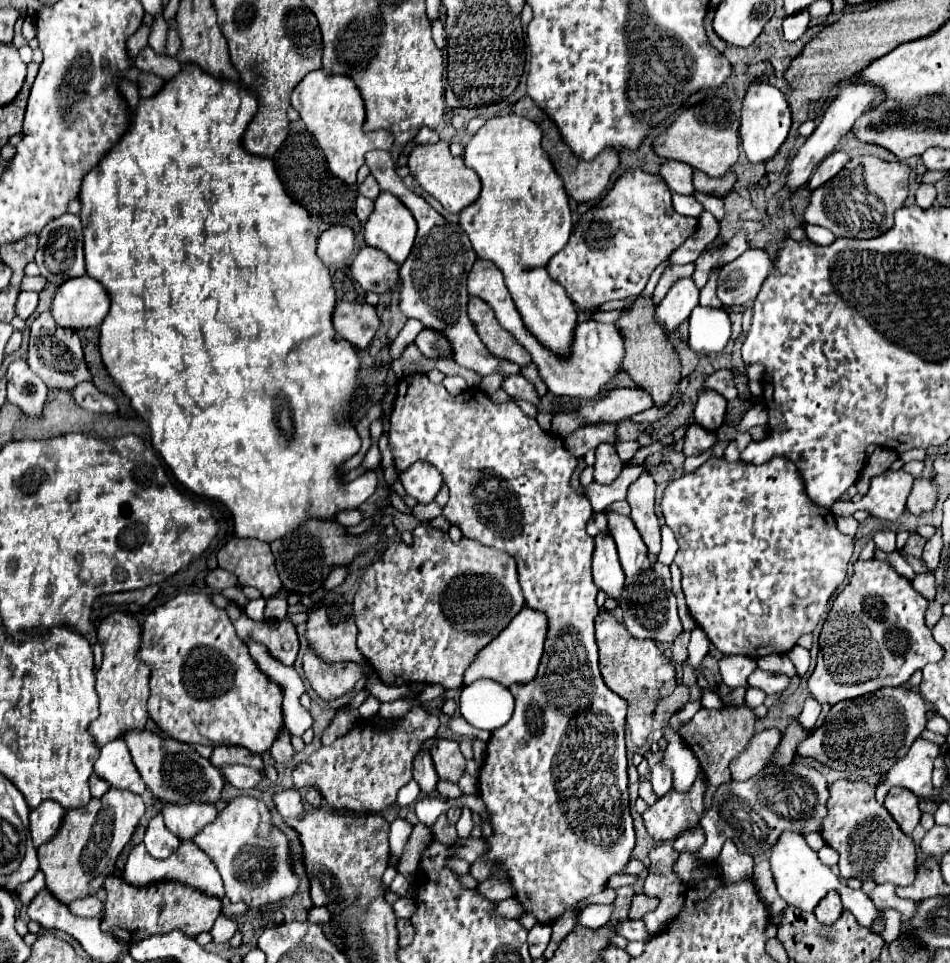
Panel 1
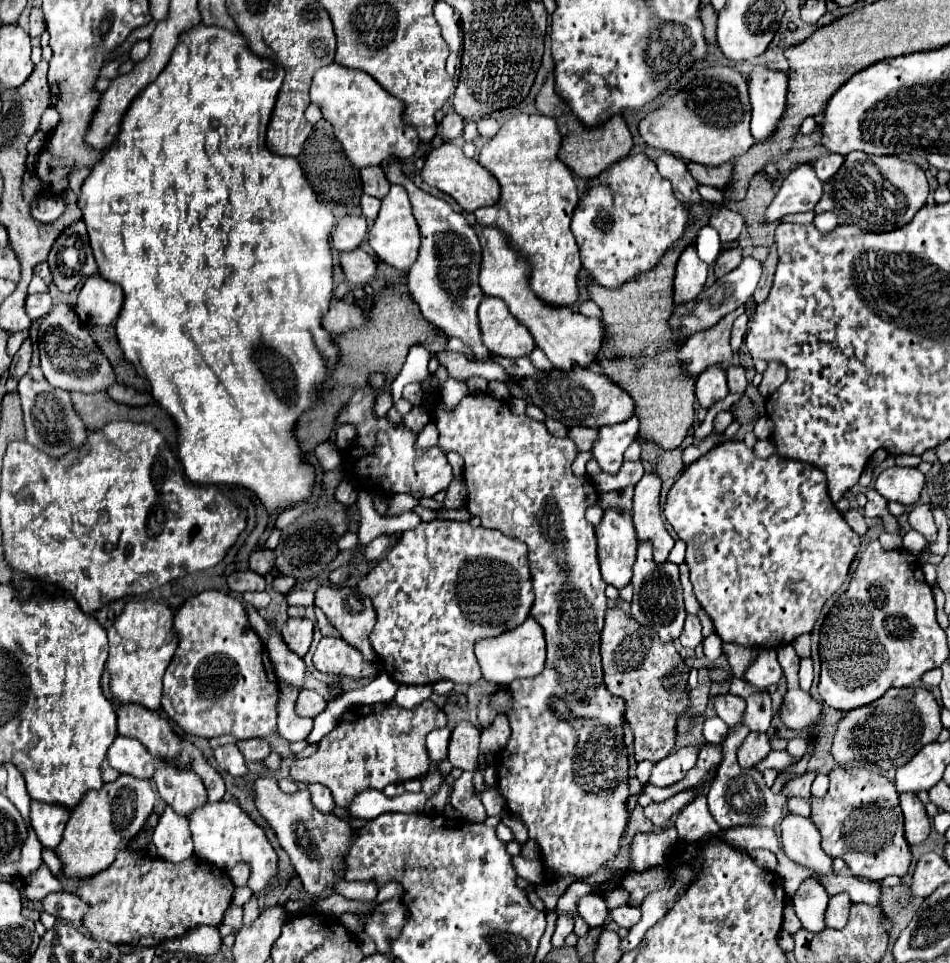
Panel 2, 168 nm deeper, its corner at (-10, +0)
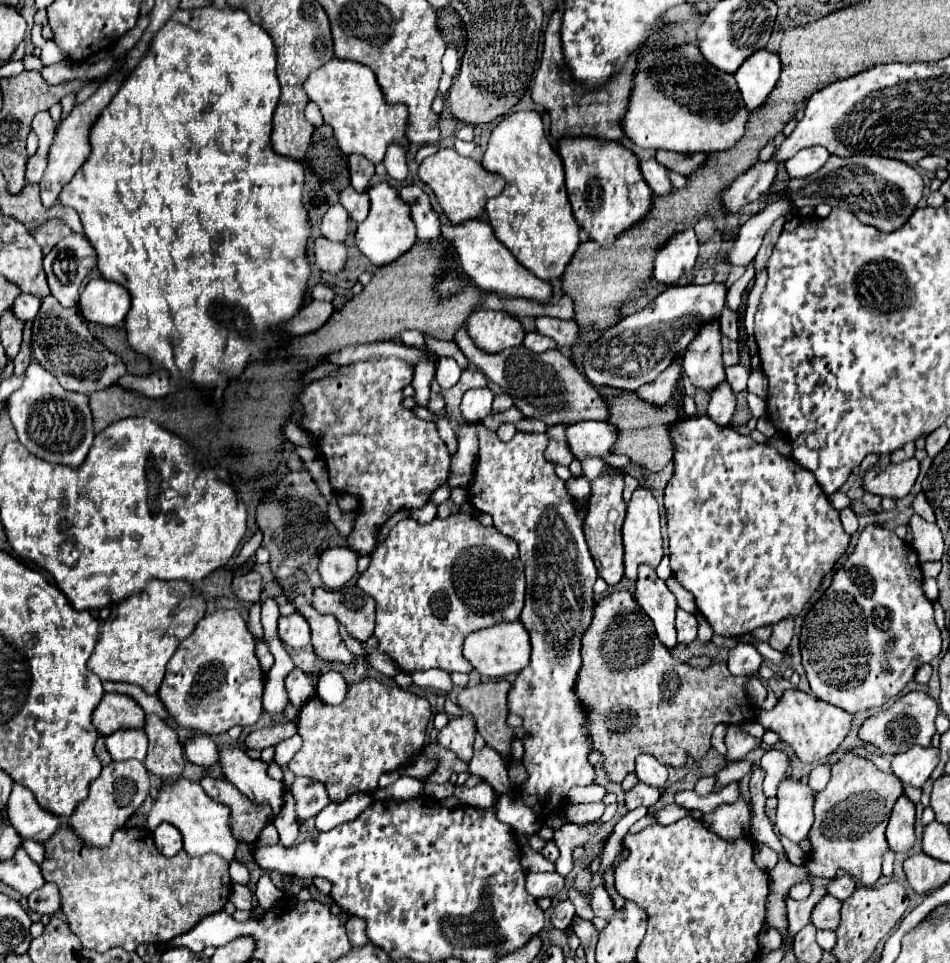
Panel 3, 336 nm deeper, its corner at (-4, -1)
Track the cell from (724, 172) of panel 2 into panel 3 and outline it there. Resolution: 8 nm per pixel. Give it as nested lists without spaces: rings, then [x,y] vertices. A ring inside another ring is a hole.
[[[657,150],[655,158],[657,158],[657,162],[661,162],[663,166],[667,166],[669,170],[673,170],[681,176],[689,176],[689,174],[697,172],[707,162],[707,154],[673,154],[667,150]]]

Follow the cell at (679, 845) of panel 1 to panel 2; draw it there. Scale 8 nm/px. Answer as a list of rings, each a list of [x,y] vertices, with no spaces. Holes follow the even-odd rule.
[[[703,793],[687,803],[687,809],[679,813],[675,827],[681,841],[701,841],[719,835],[721,831],[707,809],[707,797]]]

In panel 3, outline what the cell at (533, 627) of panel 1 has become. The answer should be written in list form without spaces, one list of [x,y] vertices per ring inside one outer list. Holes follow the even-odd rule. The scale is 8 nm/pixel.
[[[501,622],[491,628],[477,630],[465,638],[463,656],[485,678],[503,678],[507,674],[517,674],[529,664],[529,658],[531,658],[529,632],[521,622]]]

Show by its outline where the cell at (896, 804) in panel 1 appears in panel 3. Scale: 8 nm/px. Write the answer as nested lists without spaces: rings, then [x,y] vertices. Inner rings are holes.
[[[899,796],[893,806],[887,826],[887,842],[893,852],[903,854],[915,844],[915,804],[907,796]]]

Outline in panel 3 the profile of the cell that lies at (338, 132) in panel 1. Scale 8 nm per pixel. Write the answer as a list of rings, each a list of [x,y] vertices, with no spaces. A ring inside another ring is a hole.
[[[333,58],[309,74],[309,78],[303,82],[303,90],[309,100],[319,106],[325,124],[333,128],[343,154],[361,154],[373,164],[379,164],[391,144],[409,148],[409,142],[405,138],[407,106],[385,102],[383,90],[369,66]]]

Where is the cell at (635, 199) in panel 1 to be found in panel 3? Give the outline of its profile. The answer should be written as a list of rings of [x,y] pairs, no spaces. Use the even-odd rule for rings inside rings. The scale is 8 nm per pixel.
[[[569,138],[559,140],[559,156],[565,166],[565,184],[573,216],[597,246],[611,246],[619,234],[641,222],[653,208],[653,190],[641,178],[639,160],[629,148],[593,138]]]

